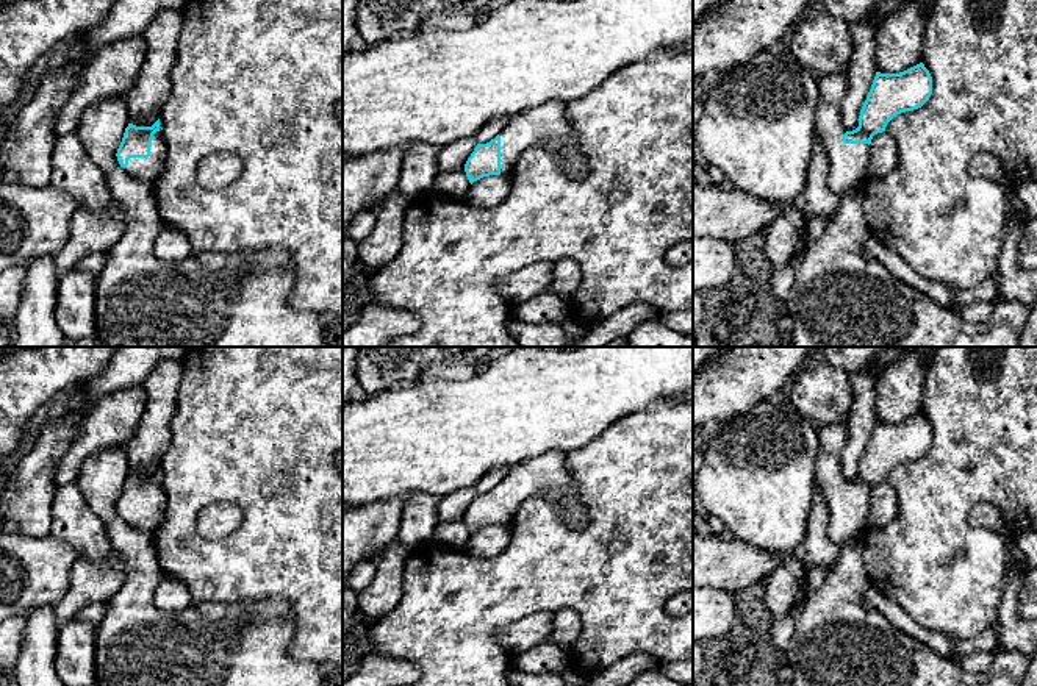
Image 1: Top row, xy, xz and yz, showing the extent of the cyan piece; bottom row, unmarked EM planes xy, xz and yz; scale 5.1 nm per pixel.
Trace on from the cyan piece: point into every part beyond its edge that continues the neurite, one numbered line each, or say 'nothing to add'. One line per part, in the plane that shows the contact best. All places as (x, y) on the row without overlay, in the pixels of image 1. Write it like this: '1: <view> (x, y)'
1: xy (144, 519)

